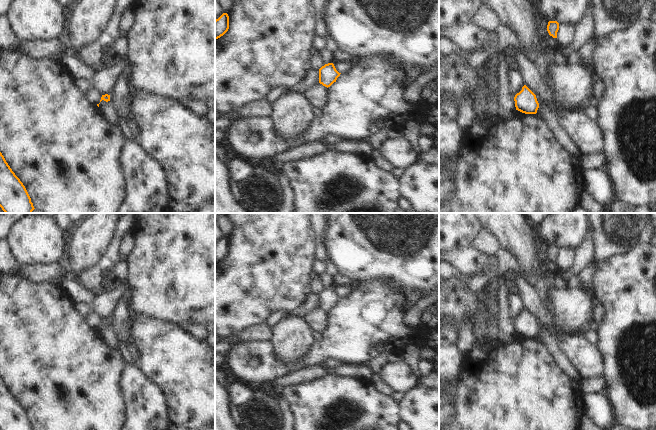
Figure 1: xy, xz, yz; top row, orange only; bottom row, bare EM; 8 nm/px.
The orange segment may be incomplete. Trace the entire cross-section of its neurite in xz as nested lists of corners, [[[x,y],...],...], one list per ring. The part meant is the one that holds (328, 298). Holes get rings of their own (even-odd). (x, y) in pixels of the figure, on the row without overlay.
[[[328,287],[319,293],[319,307],[325,311],[330,311],[340,300],[333,287]]]

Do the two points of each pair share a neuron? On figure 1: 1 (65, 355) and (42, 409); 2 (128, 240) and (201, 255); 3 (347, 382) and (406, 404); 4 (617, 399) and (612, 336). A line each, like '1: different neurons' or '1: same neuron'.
1: same neuron
2: different neurons
3: different neurons
4: same neuron

